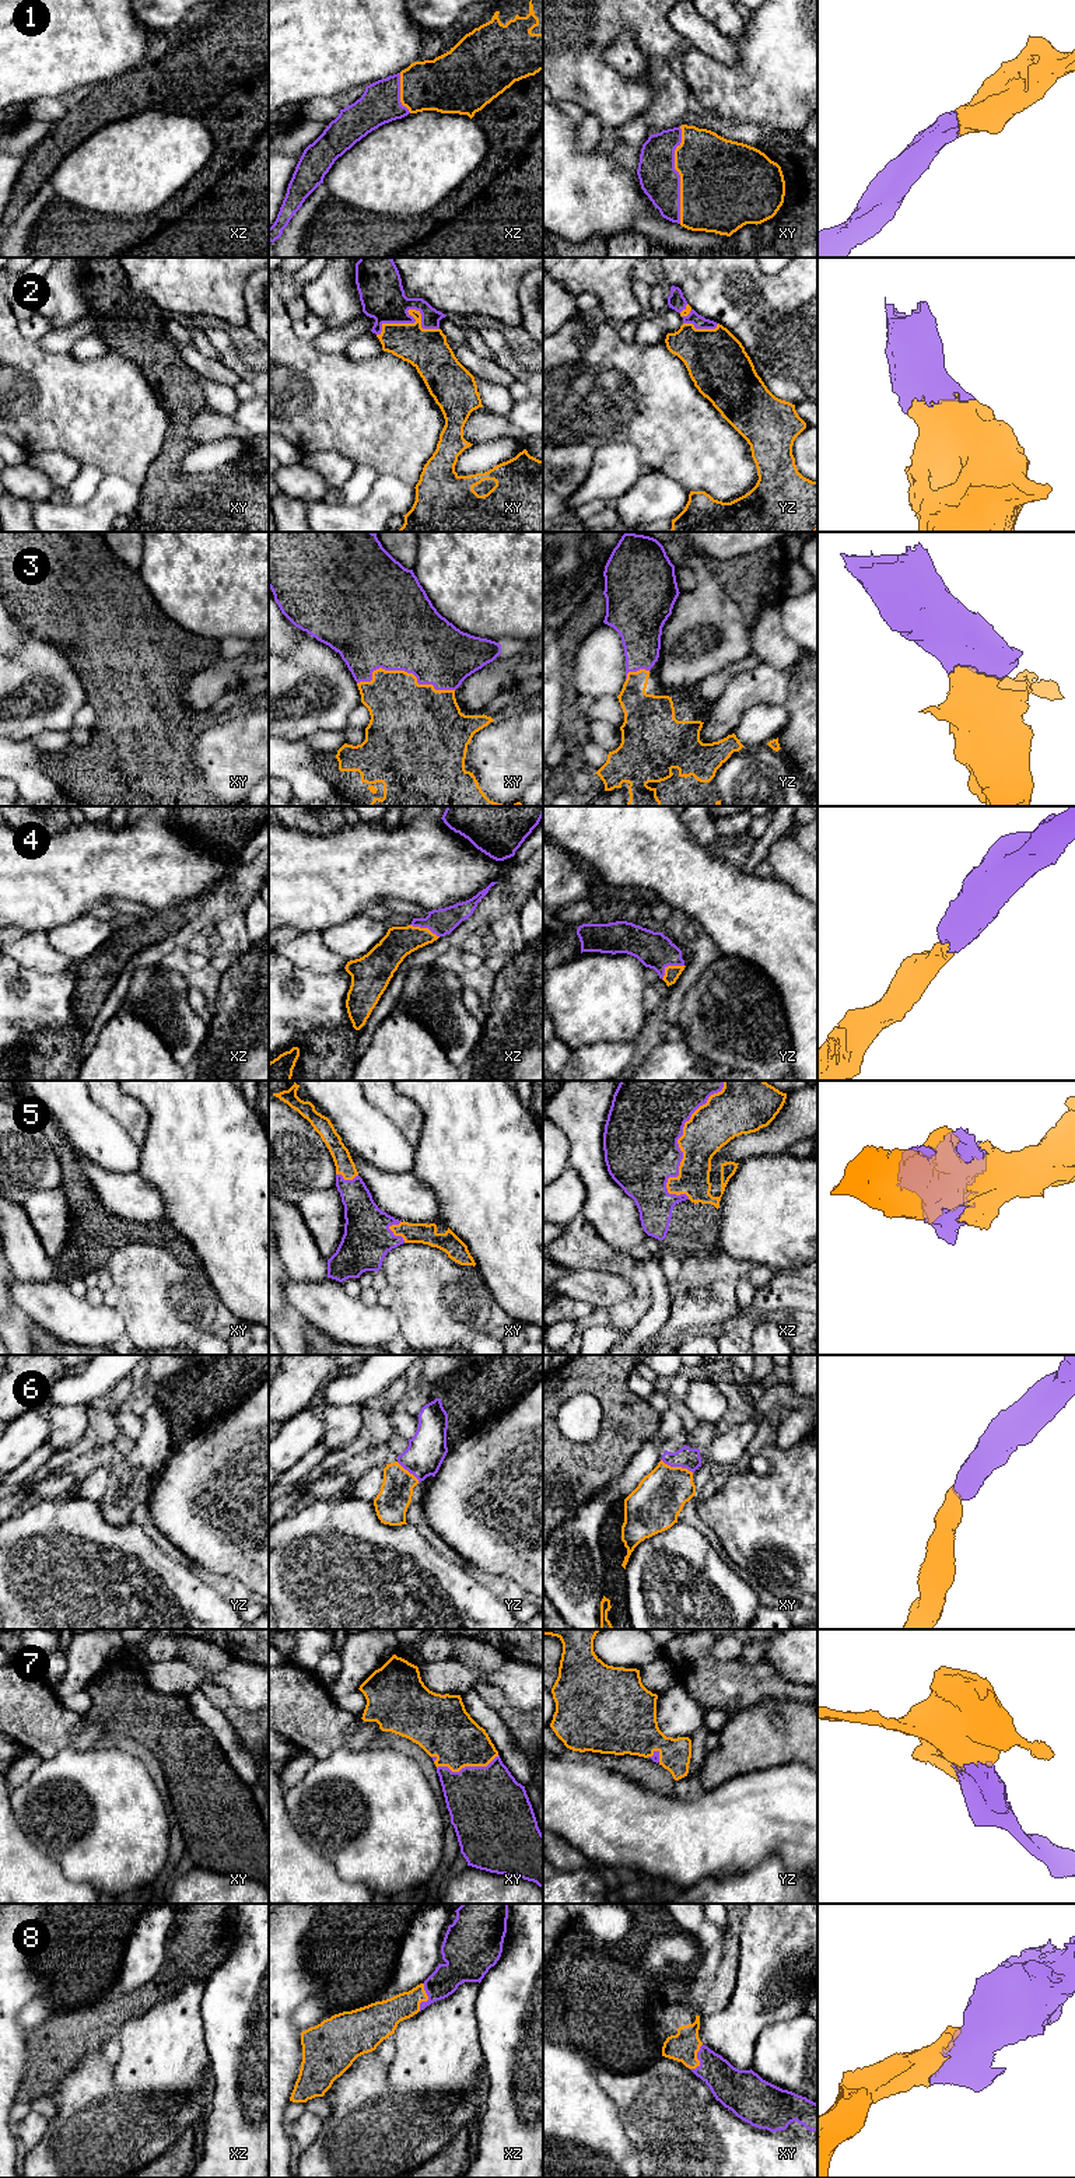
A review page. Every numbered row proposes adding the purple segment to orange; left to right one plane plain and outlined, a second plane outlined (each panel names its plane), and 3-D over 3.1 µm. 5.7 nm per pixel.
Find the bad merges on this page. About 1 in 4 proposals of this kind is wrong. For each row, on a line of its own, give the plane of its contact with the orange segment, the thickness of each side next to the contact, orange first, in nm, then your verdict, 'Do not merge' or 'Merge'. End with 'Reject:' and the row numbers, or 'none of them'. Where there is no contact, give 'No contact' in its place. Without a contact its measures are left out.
1: Touches orange in xy. Thickness 480 nm (orange) against 220 nm. Merge
2: Touches orange in xy. Thickness 240 nm (orange) against 260 nm. Merge
3: Touches orange in xy. Thickness 380 nm (orange) against 480 nm. Merge
4: Touches orange in yz. Thickness 90 nm (orange) against 200 nm. Merge
5: Touches orange in xz. Thickness 260 nm (orange) against 440 nm. Merge
6: Touches orange in xy. Thickness 300 nm (orange) against 120 nm. Merge
7: Touches orange in xy. Thickness 320 nm (orange) against 440 nm. Merge
8: Touches orange in xz. Thickness 170 nm (orange) against 170 nm. Merge
Reject: none of them

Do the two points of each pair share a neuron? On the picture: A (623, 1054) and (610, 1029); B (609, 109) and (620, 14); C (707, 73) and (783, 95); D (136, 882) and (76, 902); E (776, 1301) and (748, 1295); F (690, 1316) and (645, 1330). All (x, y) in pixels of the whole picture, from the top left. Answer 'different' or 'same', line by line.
A: different
B: same
C: same
D: same
E: different
F: different

